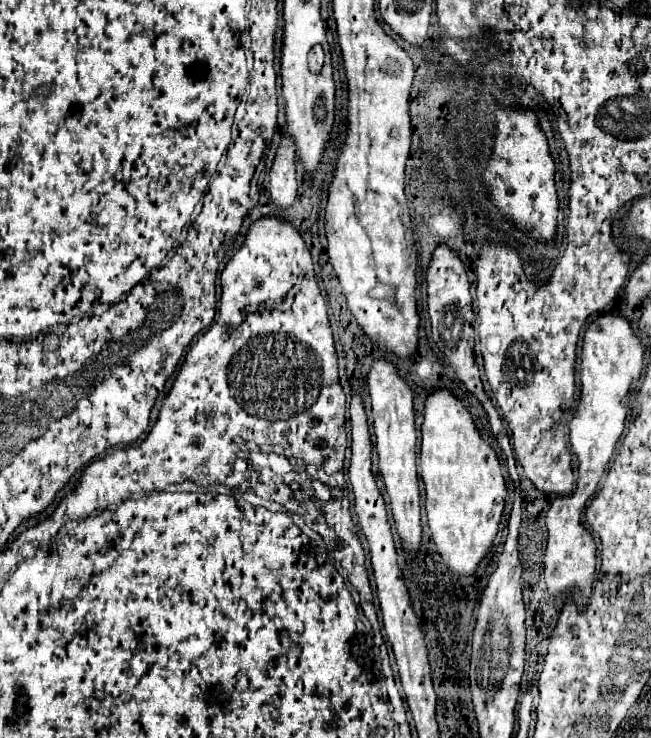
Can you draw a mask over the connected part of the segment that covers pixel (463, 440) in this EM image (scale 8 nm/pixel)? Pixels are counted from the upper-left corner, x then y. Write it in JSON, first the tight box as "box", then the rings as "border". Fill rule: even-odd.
{"box":[420,388,506,578],"border":[[[436,388],[424,402],[424,422],[422,422],[422,450],[420,450],[420,474],[426,488],[426,512],[436,550],[444,564],[454,576],[462,578],[472,574],[484,554],[490,550],[492,540],[498,532],[498,522],[504,510],[506,486],[500,474],[500,464],[496,452],[484,442],[466,406],[446,388]]]}

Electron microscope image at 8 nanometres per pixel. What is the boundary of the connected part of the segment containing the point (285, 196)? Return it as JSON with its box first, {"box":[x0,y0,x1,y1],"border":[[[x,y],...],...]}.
{"box":[270,132,296,208],"border":[[[288,132],[282,134],[280,146],[274,156],[274,164],[270,170],[270,196],[274,204],[280,208],[286,208],[296,198],[296,144],[288,136]]]}

